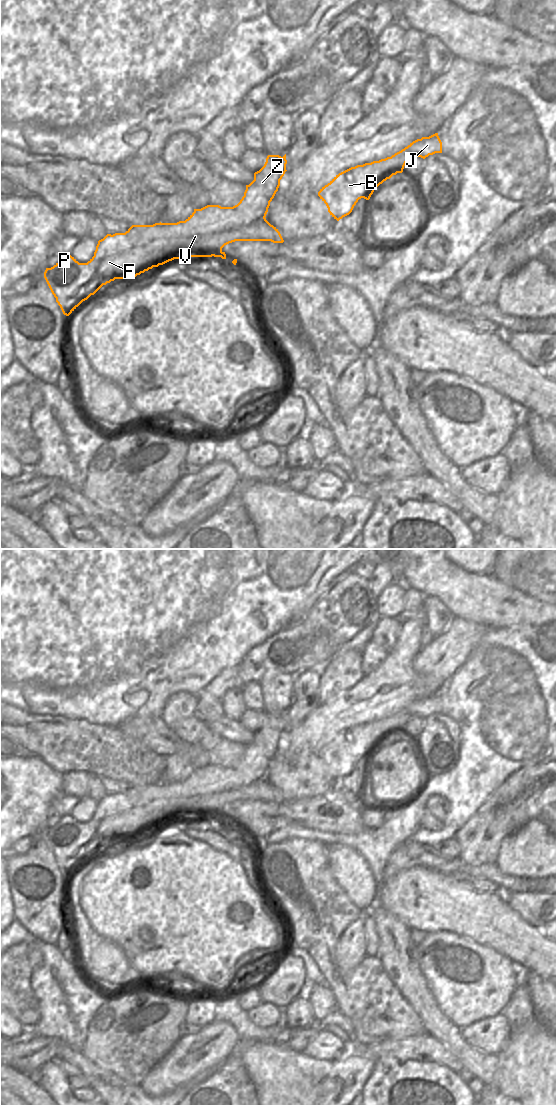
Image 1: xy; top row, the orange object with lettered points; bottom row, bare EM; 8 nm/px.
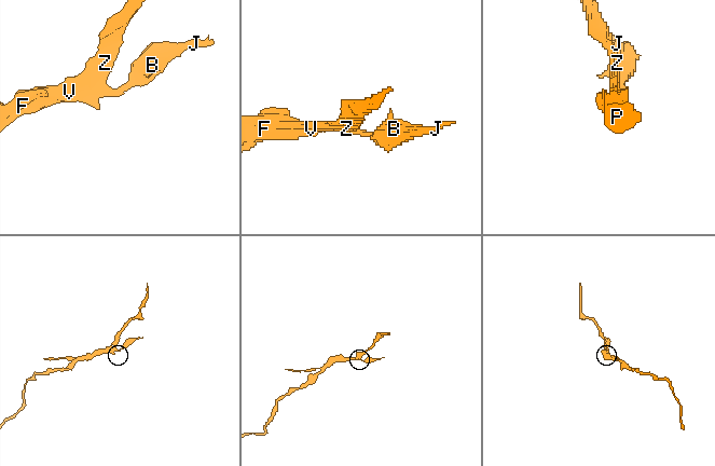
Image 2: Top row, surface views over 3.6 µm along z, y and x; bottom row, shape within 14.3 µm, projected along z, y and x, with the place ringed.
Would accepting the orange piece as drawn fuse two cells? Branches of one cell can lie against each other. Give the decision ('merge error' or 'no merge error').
merge error

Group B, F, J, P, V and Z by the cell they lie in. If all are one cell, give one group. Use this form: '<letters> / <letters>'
B J / F P V Z

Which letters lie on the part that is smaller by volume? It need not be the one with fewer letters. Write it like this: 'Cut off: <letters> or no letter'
Cut off: B, J

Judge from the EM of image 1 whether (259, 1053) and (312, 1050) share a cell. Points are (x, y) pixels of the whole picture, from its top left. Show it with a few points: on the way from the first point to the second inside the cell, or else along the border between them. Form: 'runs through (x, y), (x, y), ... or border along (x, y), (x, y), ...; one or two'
border along (302, 1052), (324, 1061); two

